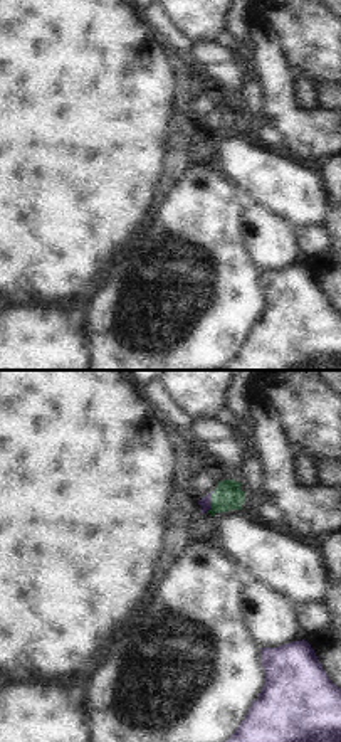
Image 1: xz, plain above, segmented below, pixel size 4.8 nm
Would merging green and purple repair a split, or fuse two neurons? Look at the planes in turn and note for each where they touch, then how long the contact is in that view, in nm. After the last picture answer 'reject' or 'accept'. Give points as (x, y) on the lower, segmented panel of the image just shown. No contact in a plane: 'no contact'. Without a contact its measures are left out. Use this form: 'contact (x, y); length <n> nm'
contact (212, 502); length 110 nm

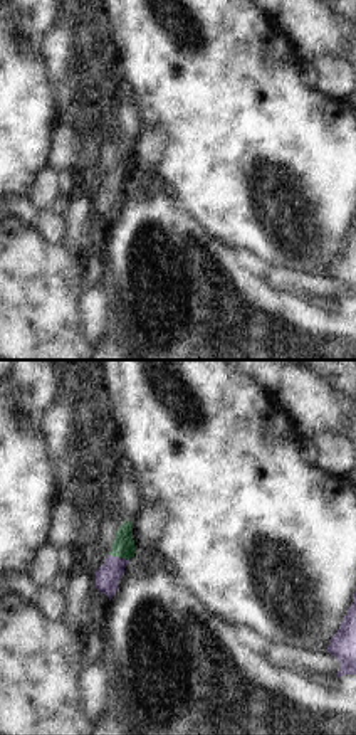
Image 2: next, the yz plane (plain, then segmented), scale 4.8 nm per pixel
contact (118, 555); length 90 nm

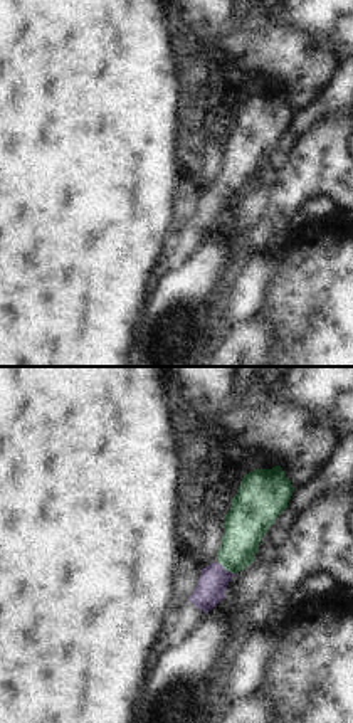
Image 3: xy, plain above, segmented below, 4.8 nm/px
contact (226, 569); length 110 nm

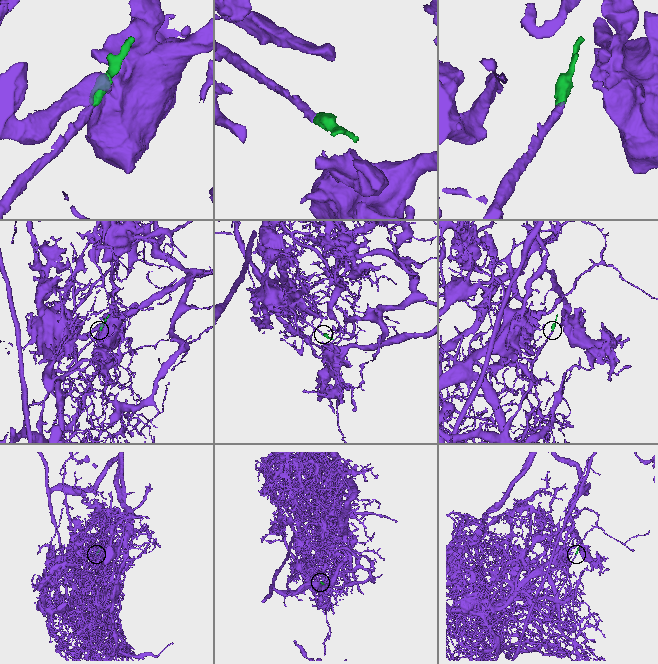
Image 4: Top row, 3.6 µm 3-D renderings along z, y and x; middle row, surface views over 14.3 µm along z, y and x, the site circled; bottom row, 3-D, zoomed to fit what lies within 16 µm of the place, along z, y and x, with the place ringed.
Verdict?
accept

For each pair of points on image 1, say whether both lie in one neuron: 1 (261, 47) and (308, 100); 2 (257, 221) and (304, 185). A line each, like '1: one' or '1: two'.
1: two
2: two

